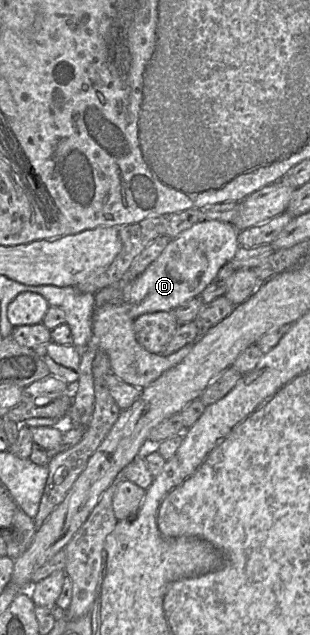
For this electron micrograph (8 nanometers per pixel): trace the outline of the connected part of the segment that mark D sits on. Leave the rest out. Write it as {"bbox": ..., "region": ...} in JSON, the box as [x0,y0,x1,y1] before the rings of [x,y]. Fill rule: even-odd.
{"bbox":[127,220,240,320],"region":[[[206,220],[171,239],[158,258],[132,281],[127,304],[129,315],[135,320],[146,313],[172,311],[185,302],[197,298],[210,283],[216,280],[219,270],[233,259],[240,247],[239,232],[231,223]]]}

